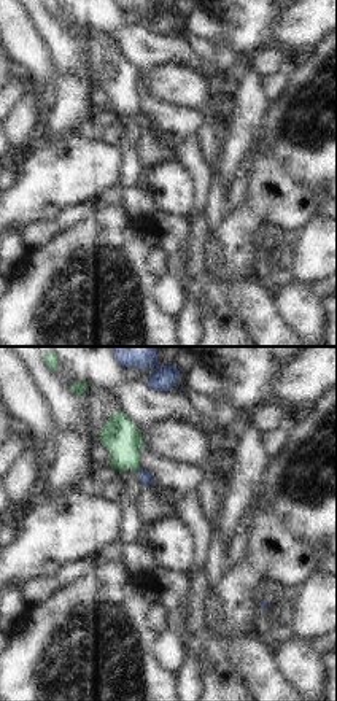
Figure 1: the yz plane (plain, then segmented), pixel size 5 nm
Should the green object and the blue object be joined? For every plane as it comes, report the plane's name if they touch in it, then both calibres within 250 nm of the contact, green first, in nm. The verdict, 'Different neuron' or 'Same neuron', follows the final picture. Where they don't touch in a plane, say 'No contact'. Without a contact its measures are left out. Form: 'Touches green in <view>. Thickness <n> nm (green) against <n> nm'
No contact

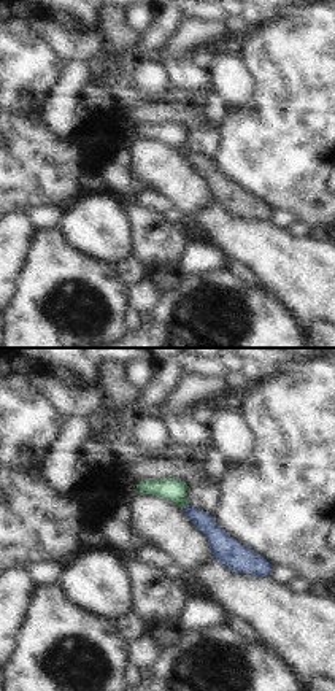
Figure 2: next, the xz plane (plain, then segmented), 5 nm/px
Touches green in xz. Thickness 120 nm (green) against 110 nm

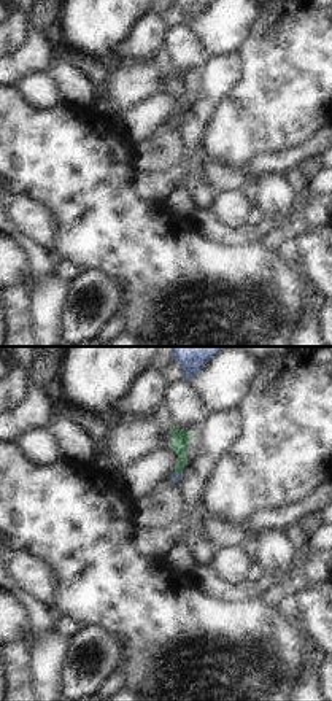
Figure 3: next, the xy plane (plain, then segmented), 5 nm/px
Touches green in xy. Thickness 100 nm (green) against 40 nm

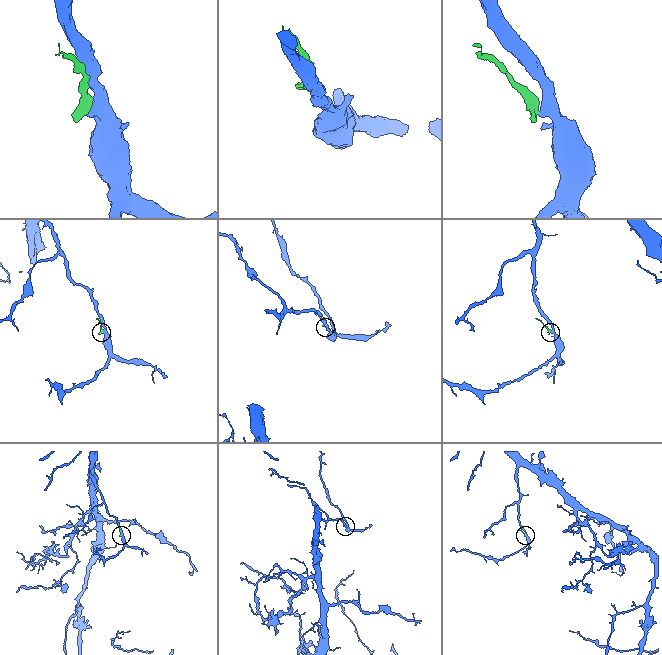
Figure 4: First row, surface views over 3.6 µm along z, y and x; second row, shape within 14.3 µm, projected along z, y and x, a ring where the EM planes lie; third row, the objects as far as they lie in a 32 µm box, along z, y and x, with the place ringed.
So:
Different neuron

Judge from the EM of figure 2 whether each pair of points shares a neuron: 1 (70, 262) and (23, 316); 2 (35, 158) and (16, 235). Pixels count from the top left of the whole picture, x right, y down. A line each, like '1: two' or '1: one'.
1: one
2: two

